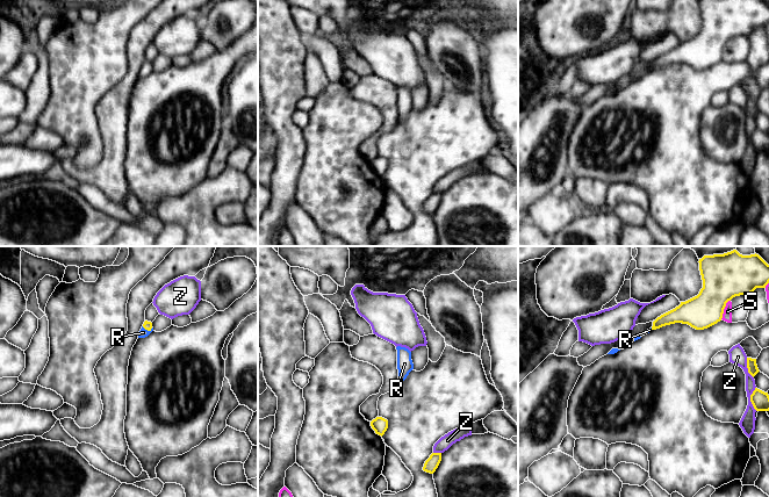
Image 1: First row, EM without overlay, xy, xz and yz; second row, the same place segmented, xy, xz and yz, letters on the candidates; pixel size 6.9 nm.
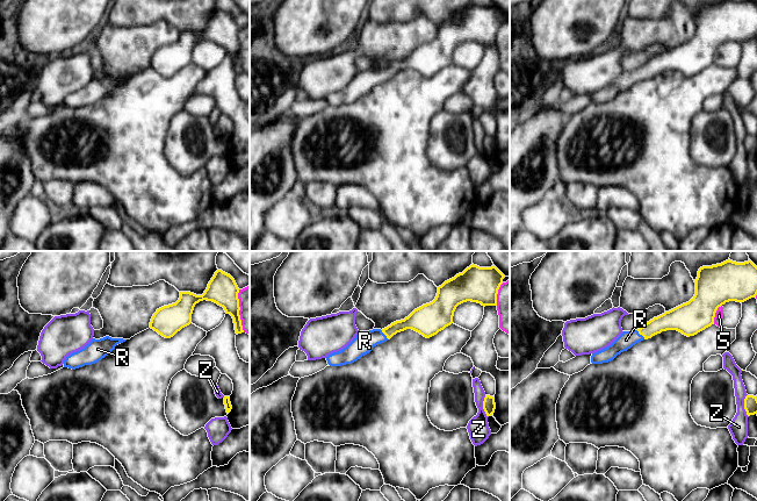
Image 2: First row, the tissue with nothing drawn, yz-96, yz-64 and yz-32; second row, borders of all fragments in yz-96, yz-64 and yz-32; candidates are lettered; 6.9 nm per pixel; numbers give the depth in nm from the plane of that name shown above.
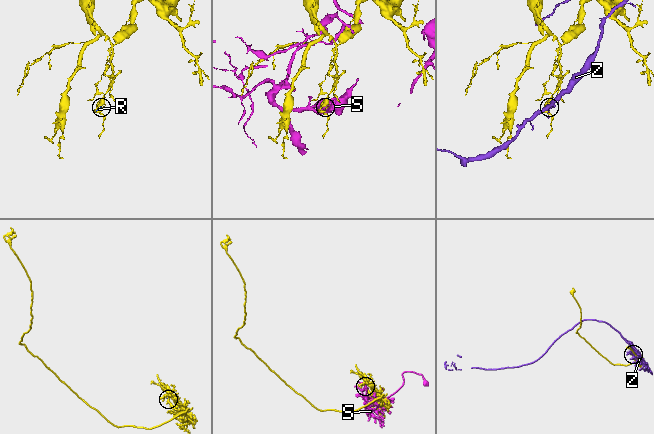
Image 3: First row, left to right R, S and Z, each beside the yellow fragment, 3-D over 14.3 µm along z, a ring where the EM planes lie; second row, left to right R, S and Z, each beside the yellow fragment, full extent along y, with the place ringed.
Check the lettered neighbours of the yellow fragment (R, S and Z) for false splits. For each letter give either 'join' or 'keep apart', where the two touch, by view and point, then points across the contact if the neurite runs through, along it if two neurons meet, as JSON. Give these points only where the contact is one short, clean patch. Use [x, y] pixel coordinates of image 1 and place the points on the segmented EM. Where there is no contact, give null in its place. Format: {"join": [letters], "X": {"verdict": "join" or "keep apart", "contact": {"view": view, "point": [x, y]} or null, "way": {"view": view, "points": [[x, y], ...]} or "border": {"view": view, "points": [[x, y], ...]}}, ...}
{"join": ["R"], "R": {"verdict": "join", "contact": {"view": "xy", "point": [148, 330]}, "way": {"view": "xy", "points": [[148, 325], [148, 330], [143, 332]]}}, "S": {"verdict": "keep apart", "contact": {"view": "yz", "point": [724, 308]}}, "Z": {"verdict": "keep apart", "contact": {"view": "yz", "point": [750, 398]}}}

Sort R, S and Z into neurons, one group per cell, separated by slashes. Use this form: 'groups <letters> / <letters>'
groups R / S / Z

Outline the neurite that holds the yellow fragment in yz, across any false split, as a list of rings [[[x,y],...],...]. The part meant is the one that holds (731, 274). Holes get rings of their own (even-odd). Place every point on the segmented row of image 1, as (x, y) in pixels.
[[[733,250],[724,254],[704,255],[698,262],[703,280],[699,294],[657,317],[652,330],[675,323],[688,324],[696,330],[707,329],[721,320],[726,303],[733,297],[749,296],[756,288],[766,288],[769,283],[769,265],[756,253],[742,255]]]

